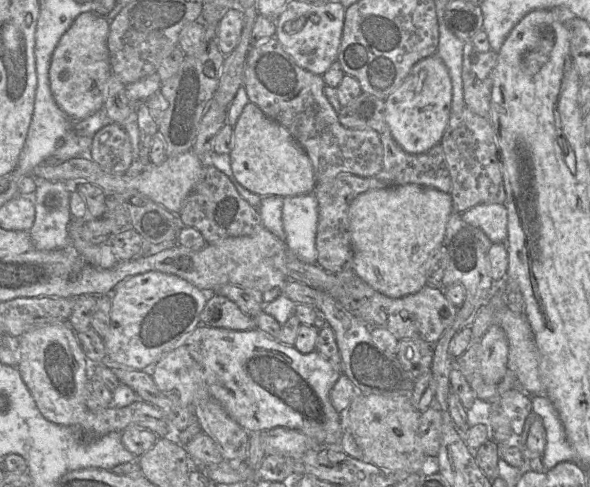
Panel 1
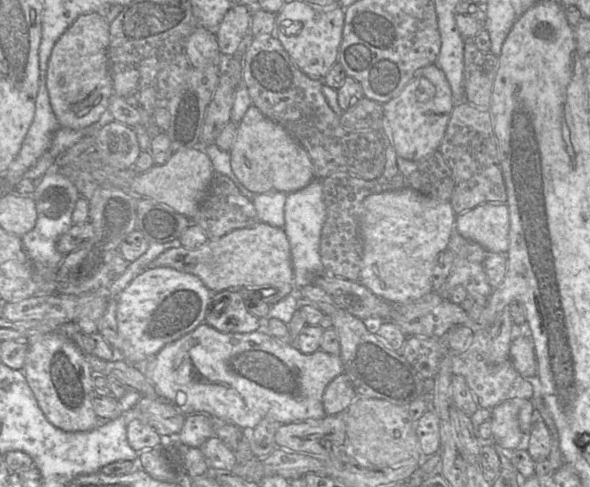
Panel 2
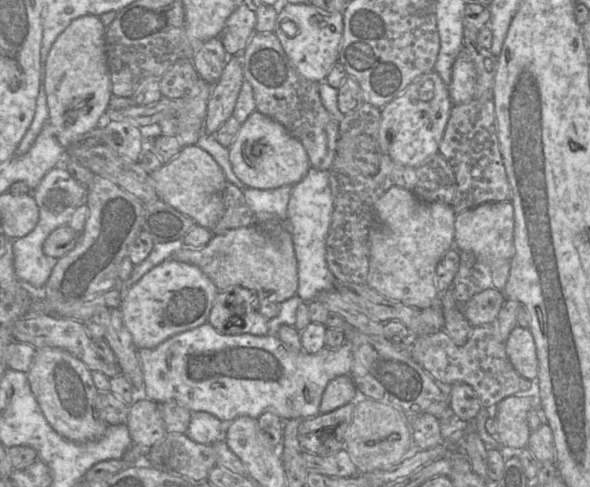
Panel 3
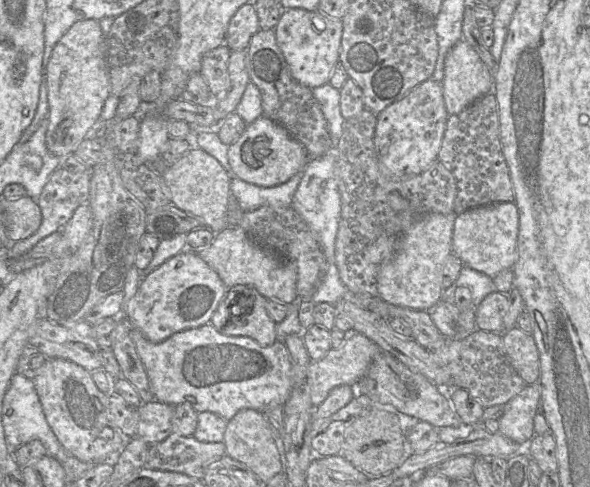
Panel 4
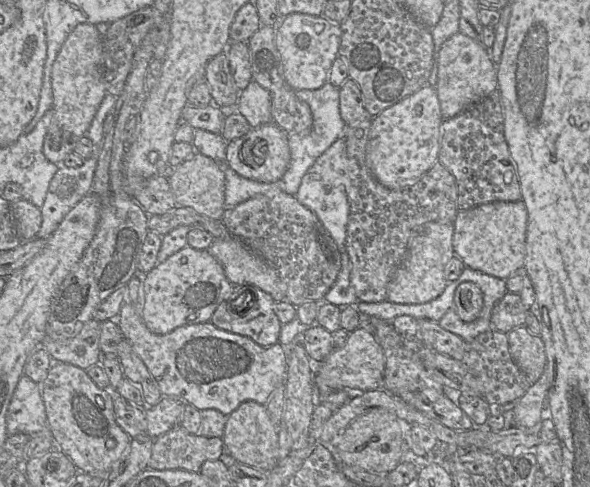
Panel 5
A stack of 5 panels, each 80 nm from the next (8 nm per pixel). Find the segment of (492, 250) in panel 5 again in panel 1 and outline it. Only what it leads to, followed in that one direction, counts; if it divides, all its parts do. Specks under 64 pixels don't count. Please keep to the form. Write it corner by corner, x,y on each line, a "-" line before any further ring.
478,204
460,215
467,225
480,228
492,243
507,239
508,212
504,204

